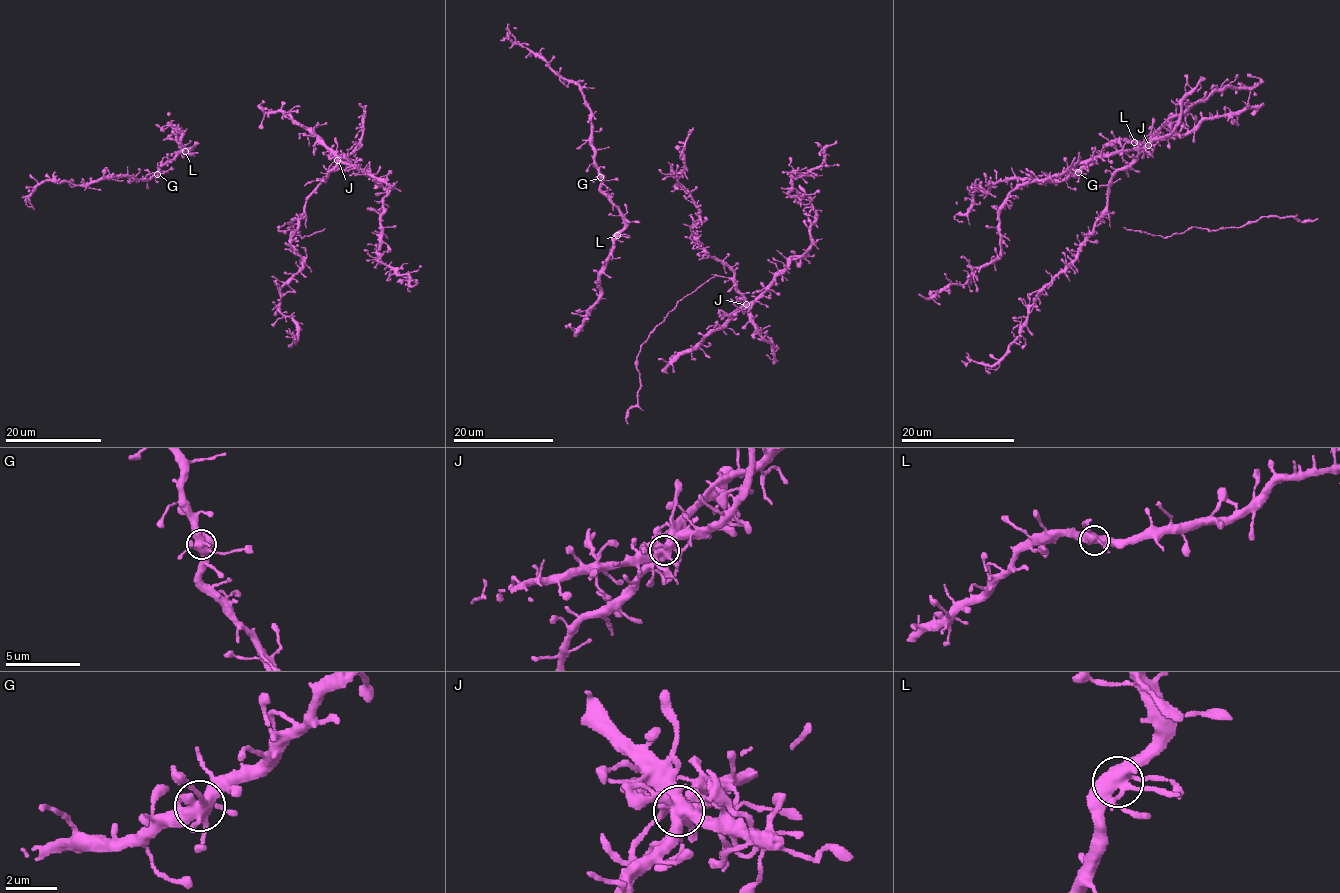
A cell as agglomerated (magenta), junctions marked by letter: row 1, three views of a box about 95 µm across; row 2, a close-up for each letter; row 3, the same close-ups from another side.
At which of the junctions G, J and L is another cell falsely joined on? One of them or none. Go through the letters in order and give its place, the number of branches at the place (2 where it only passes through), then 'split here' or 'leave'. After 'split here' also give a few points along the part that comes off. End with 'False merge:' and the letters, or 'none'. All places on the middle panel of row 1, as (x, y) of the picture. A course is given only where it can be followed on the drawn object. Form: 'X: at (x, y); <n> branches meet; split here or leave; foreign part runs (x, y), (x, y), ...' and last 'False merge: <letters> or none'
G: at (600, 177); 6 branches meet; leave
J: at (746, 304); 8 branches meet; leave
L: at (617, 235); 6 branches meet; leave
False merge: none

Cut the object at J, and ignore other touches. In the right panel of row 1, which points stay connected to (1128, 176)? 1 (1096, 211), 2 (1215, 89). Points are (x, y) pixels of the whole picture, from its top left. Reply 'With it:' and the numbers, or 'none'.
With it: 1

